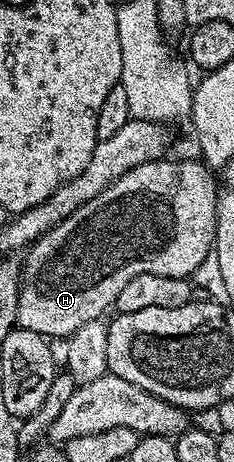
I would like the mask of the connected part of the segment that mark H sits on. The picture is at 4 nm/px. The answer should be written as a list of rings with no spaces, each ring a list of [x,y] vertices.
[[[168,157],[155,159],[146,165],[138,165],[138,169],[130,169],[130,173],[118,177],[118,181],[114,181],[114,185],[102,189],[102,193],[98,193],[98,197],[86,201],[86,205],[82,205],[82,209],[70,213],[70,217],[66,217],[66,221],[54,225],[54,229],[47,231],[41,239],[37,239],[31,247],[27,248],[20,269],[20,292],[18,293],[18,313],[16,314],[17,324],[23,330],[33,331],[45,337],[69,337],[86,322],[100,319],[104,315],[103,311],[115,304],[118,293],[122,293],[122,288],[126,286],[126,281],[130,281],[130,277],[139,277],[142,273],[158,273],[162,277],[182,277],[183,279],[195,276],[198,265],[202,265],[202,261],[214,251],[218,190],[216,191],[216,183],[212,180],[213,172],[207,163],[203,161],[195,163],[192,159],[180,159],[177,163],[171,163],[170,160],[171,158]]]

